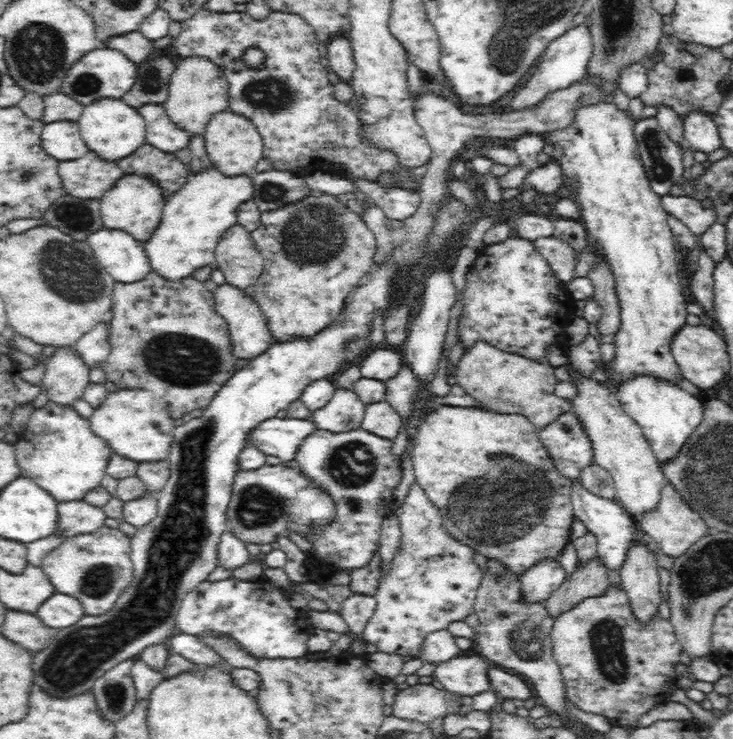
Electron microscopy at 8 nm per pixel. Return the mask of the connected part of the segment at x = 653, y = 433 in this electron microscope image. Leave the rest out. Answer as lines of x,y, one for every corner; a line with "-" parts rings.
636,374
622,379
615,388
623,409
638,423
661,464
675,457
702,422
704,400
697,399
686,390
679,388
670,379
650,374

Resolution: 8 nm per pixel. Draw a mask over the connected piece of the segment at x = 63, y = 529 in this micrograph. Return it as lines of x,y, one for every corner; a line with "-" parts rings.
58,502
58,519
54,534
63,534
66,538
94,533
96,529
104,526
106,513
102,507
96,507
88,502

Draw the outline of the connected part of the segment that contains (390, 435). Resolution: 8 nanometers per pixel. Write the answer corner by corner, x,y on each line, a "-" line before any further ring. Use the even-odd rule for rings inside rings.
385,400
365,407
361,428
369,433
394,441
402,427
403,422
398,411

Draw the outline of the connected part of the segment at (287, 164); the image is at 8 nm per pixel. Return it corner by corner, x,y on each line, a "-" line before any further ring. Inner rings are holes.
206,8
197,10
188,20
181,21
181,31
173,38
172,46
183,59
188,57
204,57
219,68
229,86
229,109
234,114
248,118
256,126
263,138
263,156
274,160
274,168
282,171
298,170
306,175
306,170
314,168
334,168
344,170
352,176
360,176
357,180
380,181
384,174
391,174
393,184
402,189
420,190
420,183
410,181
411,166
403,166
401,156
391,148
372,145
367,134
367,122
361,115
365,108
354,110
348,102
334,100
332,84
328,82
328,65
318,50
319,40
312,26
301,16
285,12
270,12
264,19
254,19
248,13
214,12
-
249,48
258,48
264,52
264,62
258,70
250,68
243,61
243,54

